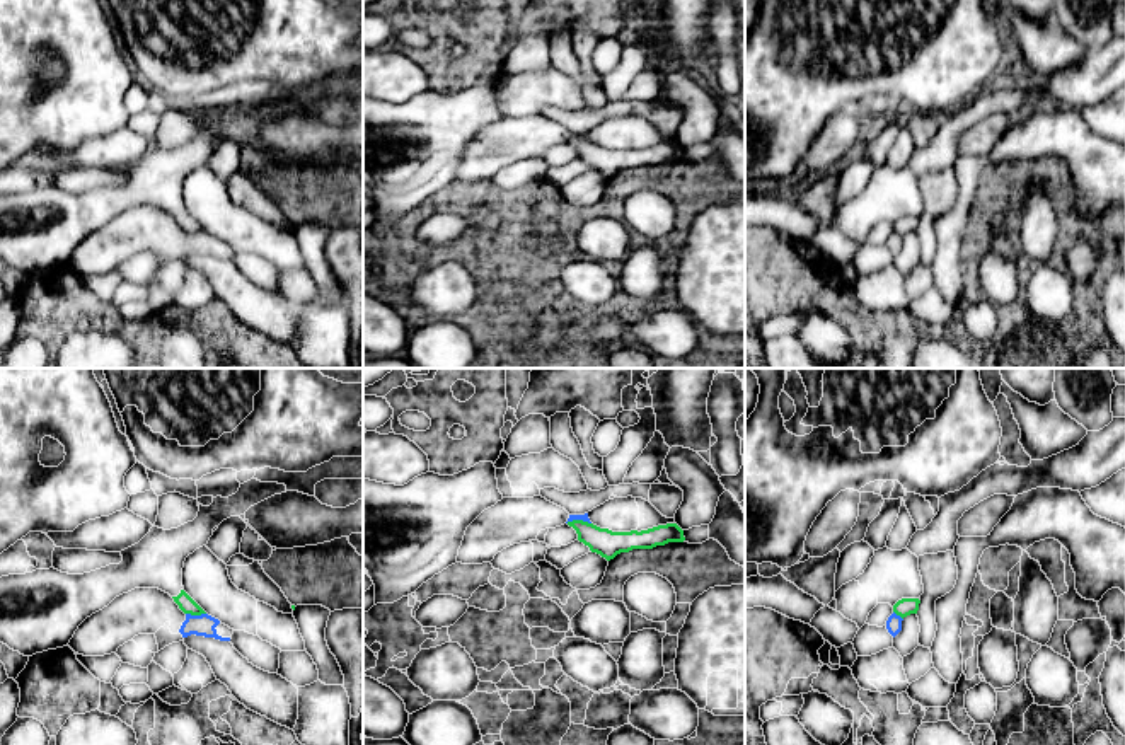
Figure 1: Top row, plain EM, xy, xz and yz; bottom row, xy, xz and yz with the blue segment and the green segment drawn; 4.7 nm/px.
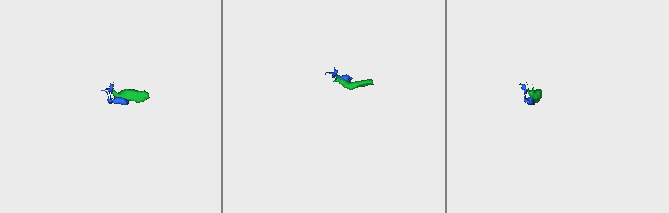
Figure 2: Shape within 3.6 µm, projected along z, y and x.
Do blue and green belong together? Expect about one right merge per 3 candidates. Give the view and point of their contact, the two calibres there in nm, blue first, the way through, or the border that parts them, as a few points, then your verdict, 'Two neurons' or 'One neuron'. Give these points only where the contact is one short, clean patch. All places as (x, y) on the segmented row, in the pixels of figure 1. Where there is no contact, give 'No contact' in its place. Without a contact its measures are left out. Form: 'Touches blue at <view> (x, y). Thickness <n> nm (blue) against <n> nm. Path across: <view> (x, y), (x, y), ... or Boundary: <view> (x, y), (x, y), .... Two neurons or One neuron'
Touches blue at xy (196, 616). Thickness 100 nm (blue) against 80 nm. Boundary: xy (186, 612), (205, 614). Two neurons

